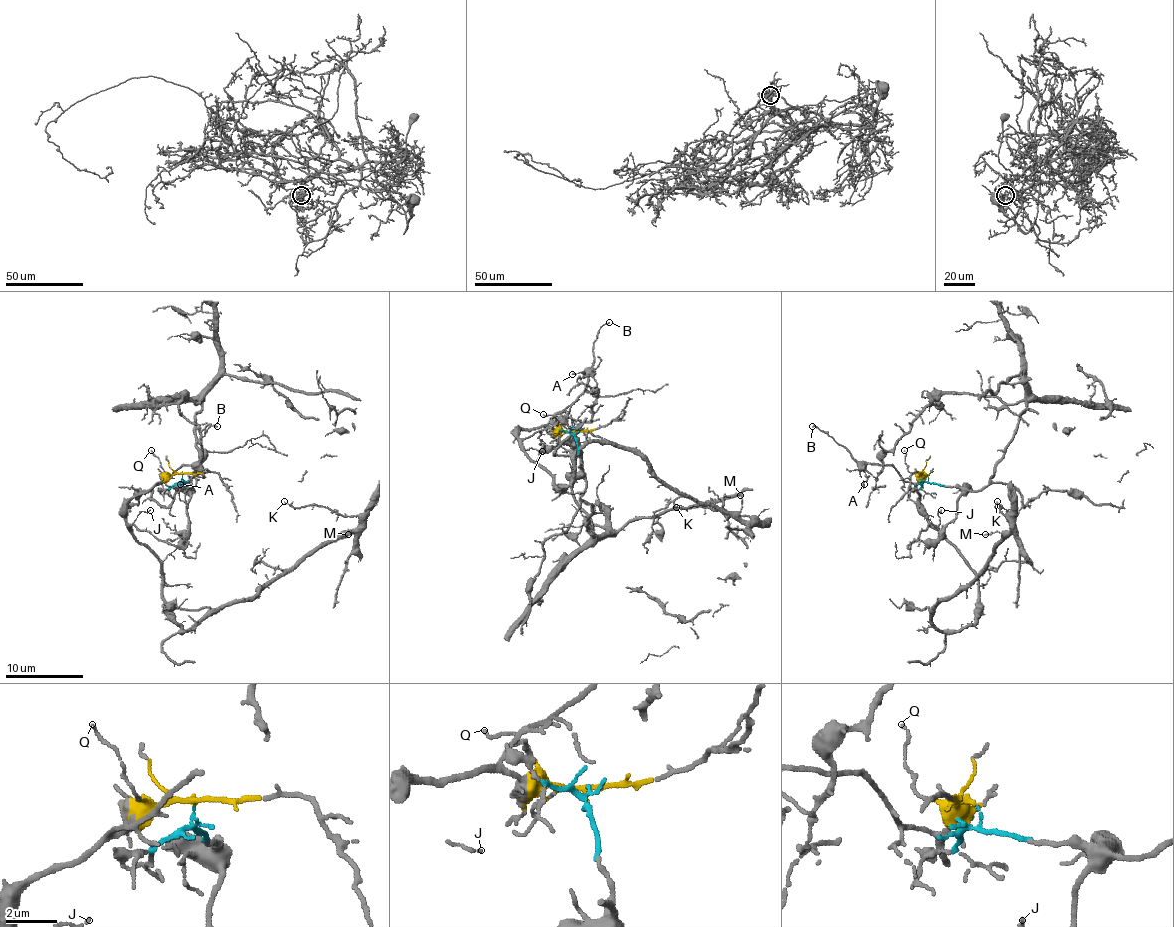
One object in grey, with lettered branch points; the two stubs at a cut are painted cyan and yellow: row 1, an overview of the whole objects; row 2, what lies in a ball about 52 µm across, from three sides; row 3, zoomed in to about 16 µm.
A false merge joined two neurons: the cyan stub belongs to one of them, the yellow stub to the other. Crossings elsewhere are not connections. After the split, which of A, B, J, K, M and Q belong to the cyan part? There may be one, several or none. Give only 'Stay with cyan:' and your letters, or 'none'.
Stay with cyan: none

